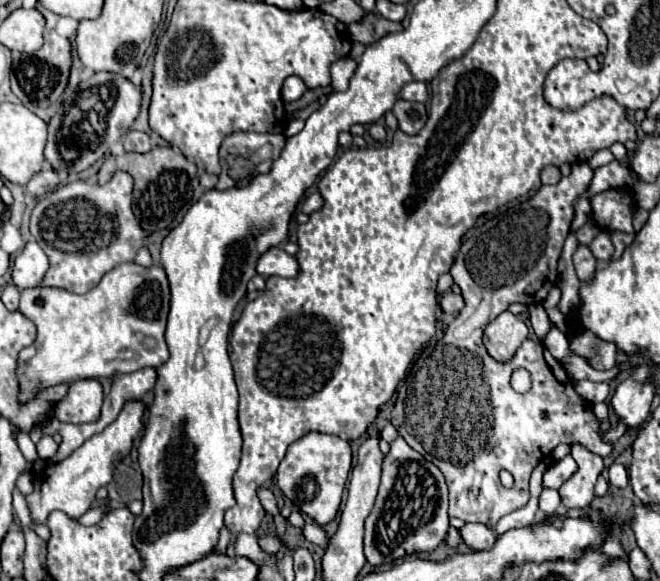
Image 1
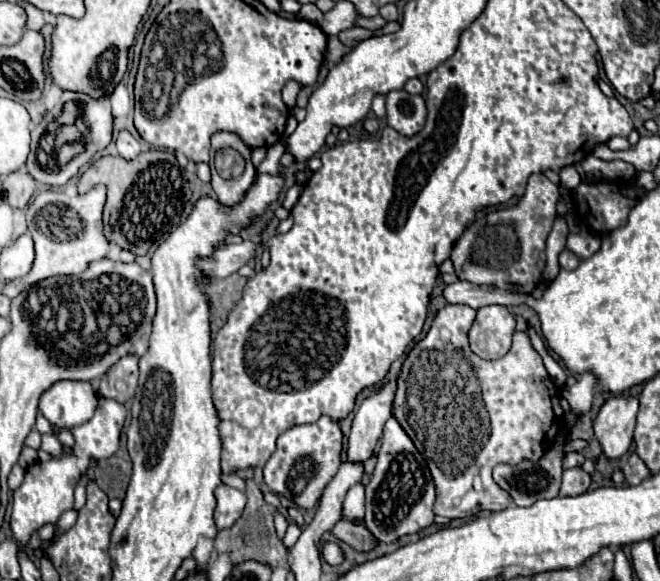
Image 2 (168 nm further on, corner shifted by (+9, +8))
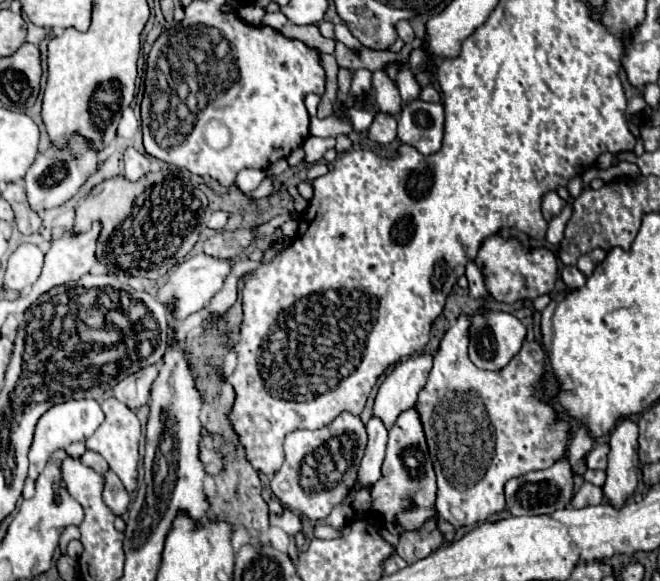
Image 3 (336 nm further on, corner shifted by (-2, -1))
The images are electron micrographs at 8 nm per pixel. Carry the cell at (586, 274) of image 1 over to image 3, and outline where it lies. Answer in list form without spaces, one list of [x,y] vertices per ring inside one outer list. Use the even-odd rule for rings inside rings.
[[[565,266],[561,272],[561,278],[567,288],[581,288],[585,284],[585,276],[579,272],[577,266]]]

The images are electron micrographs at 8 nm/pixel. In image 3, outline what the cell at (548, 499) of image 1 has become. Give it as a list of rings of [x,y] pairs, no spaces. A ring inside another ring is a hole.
[[[561,458],[547,470],[529,472],[527,476],[509,480],[505,486],[505,496],[507,496],[507,508],[513,516],[541,516],[565,508],[573,496],[573,472],[569,460]]]

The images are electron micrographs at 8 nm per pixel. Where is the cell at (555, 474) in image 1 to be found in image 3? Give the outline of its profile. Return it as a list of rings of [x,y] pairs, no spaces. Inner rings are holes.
[[[599,444],[595,446],[589,456],[587,456],[587,468],[607,468],[607,452],[609,452],[609,444]]]

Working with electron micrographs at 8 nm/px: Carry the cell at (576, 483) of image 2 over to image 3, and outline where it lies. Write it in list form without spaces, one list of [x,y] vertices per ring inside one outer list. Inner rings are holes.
[[[585,482],[577,494],[571,500],[573,508],[585,508],[585,506],[597,506],[603,502],[603,490],[599,486],[593,486],[589,482]]]

